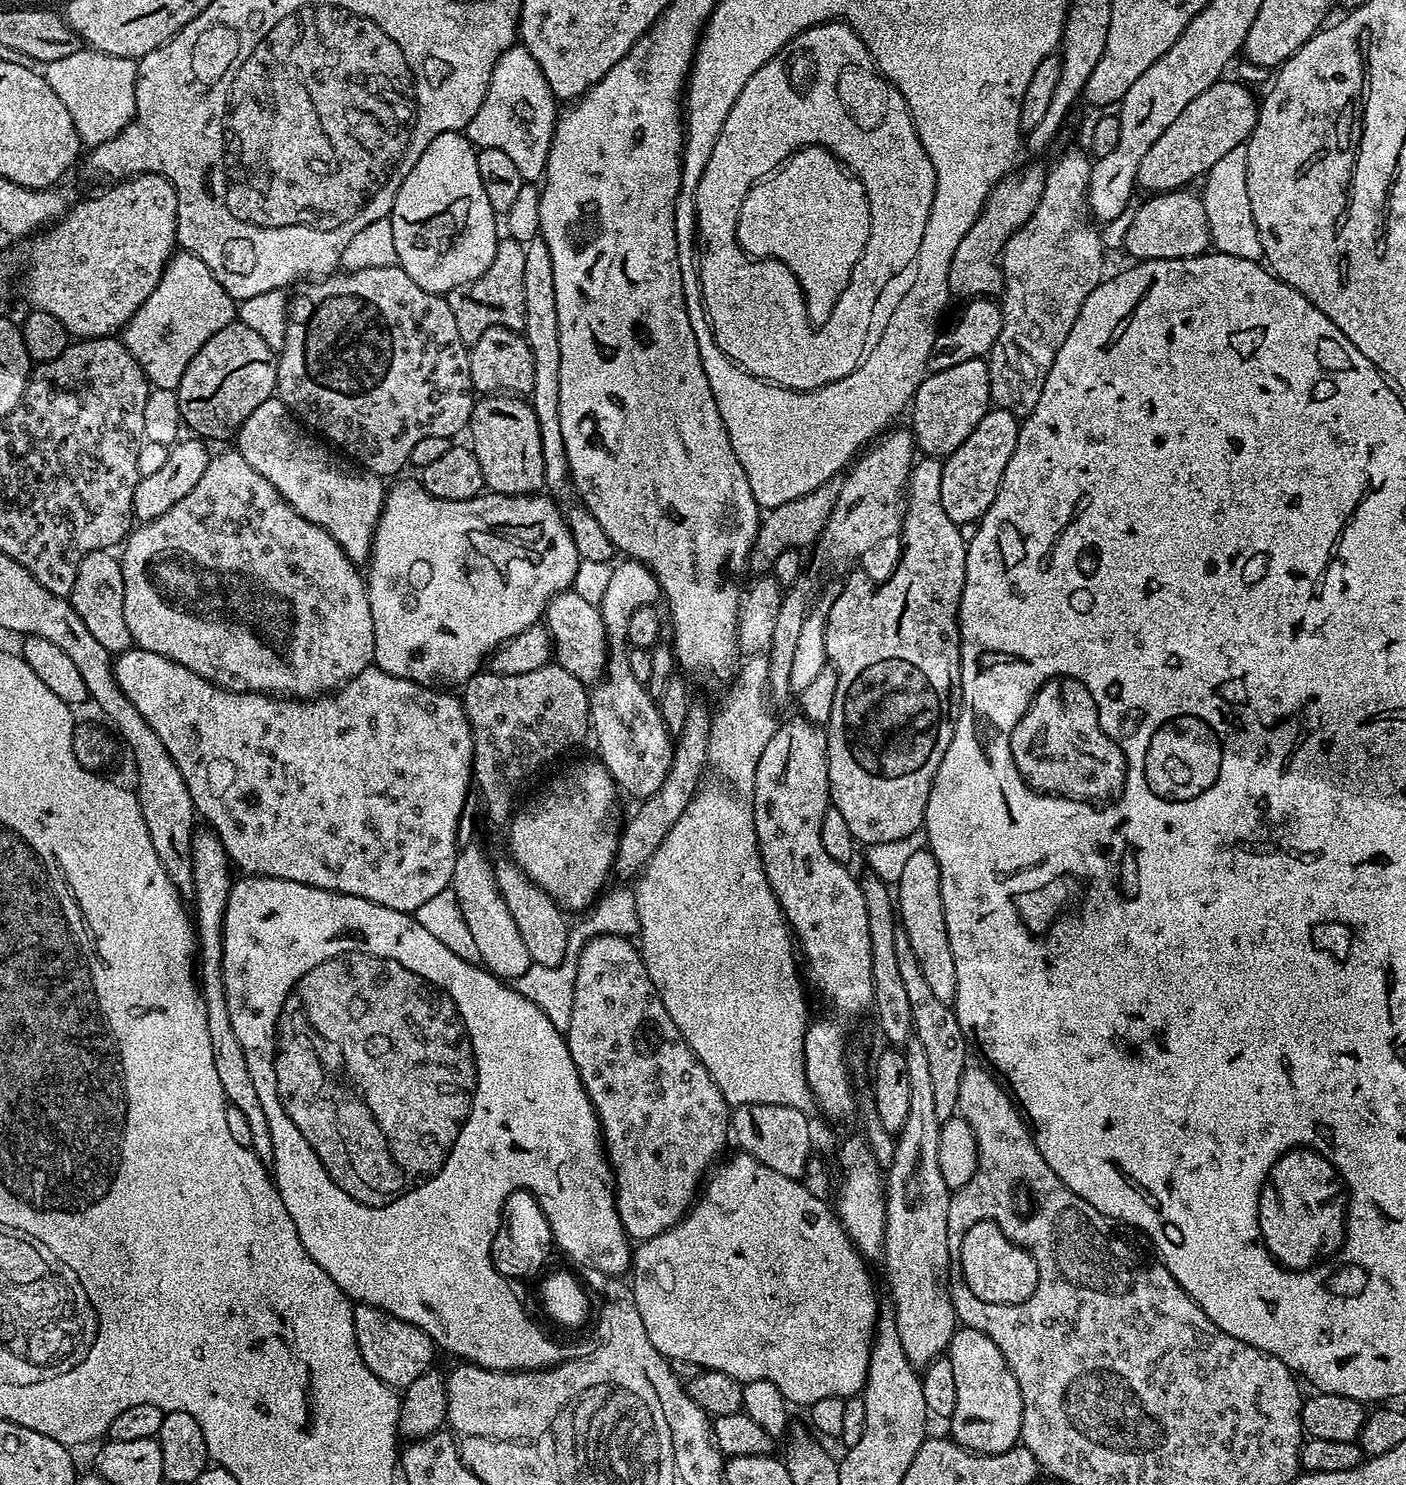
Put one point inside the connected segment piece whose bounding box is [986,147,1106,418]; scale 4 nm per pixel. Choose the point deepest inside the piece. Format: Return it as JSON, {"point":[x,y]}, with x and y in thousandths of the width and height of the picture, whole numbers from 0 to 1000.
{"point":[749,176]}

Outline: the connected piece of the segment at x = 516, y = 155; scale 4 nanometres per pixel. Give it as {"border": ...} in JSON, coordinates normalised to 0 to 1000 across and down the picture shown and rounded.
{"border":[[[394,64],[390,67],[344,67],[340,76],[330,87],[330,90],[339,100],[357,101],[362,104],[374,123],[383,122],[387,117],[397,80],[397,69]]]}

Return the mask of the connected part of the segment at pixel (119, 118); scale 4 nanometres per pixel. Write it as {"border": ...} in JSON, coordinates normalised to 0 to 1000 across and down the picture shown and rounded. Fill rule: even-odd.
{"border":[[[58,34],[50,36],[47,39],[41,39],[38,42],[31,44],[30,50],[33,53],[33,55],[36,55],[36,61],[38,61],[38,63],[41,63],[41,66],[44,66],[44,69],[47,71],[47,74],[50,74],[50,79],[53,79],[53,88],[55,88],[55,93],[60,100],[65,101],[74,96],[78,96],[90,84],[94,83],[97,77],[97,41],[90,40],[86,38],[79,38],[75,35]]]}

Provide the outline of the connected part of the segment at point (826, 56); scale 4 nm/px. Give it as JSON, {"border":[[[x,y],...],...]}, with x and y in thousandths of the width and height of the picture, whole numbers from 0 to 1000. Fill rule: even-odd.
{"border":[[[592,12],[587,16],[580,16],[578,19],[574,19],[573,22],[569,22],[558,32],[553,34],[553,36],[550,36],[550,39],[548,39],[548,42],[545,42],[545,44],[542,44],[542,47],[539,47],[536,50],[536,53],[533,53],[533,55],[531,55],[531,58],[528,58],[528,63],[525,63],[522,71],[519,71],[519,77],[516,77],[516,82],[514,82],[514,88],[511,90],[511,96],[508,96],[508,98],[505,101],[505,106],[502,109],[502,114],[499,114],[499,120],[496,120],[496,128],[495,129],[495,160],[496,162],[498,192],[499,193],[501,208],[508,225],[508,230],[511,230],[514,238],[518,240],[523,246],[529,248],[534,253],[538,253],[540,256],[546,256],[547,259],[552,259],[554,261],[561,261],[565,264],[575,264],[580,261],[584,261],[602,255],[602,252],[605,252],[611,246],[619,234],[619,230],[622,226],[622,221],[620,224],[620,215],[623,213],[623,204],[625,203],[626,199],[637,189],[642,188],[641,189],[645,190],[648,189],[651,183],[653,166],[656,166],[656,158],[659,158],[659,147],[661,147],[661,139],[664,136],[665,125],[666,118],[664,117],[664,112],[661,112],[661,106],[653,93],[651,86],[649,81],[649,77],[642,66],[642,63],[634,55],[629,53],[624,48],[619,34],[616,34],[613,26],[610,26],[610,23],[606,19],[606,17]],[[577,97],[581,97],[582,99],[587,100],[588,102],[592,102],[597,107],[597,110],[612,121],[613,125],[616,128],[616,133],[619,139],[619,160],[616,163],[613,174],[610,174],[608,184],[605,187],[602,195],[599,195],[597,202],[595,204],[593,211],[590,211],[590,215],[584,221],[578,221],[578,218],[575,216],[572,199],[568,193],[568,190],[563,187],[563,182],[553,175],[539,175],[531,172],[525,163],[525,158],[523,157],[525,155],[525,141],[528,141],[528,133],[531,133],[531,131],[538,123],[545,119],[548,119],[561,105],[563,105],[569,100],[576,99]]]}

